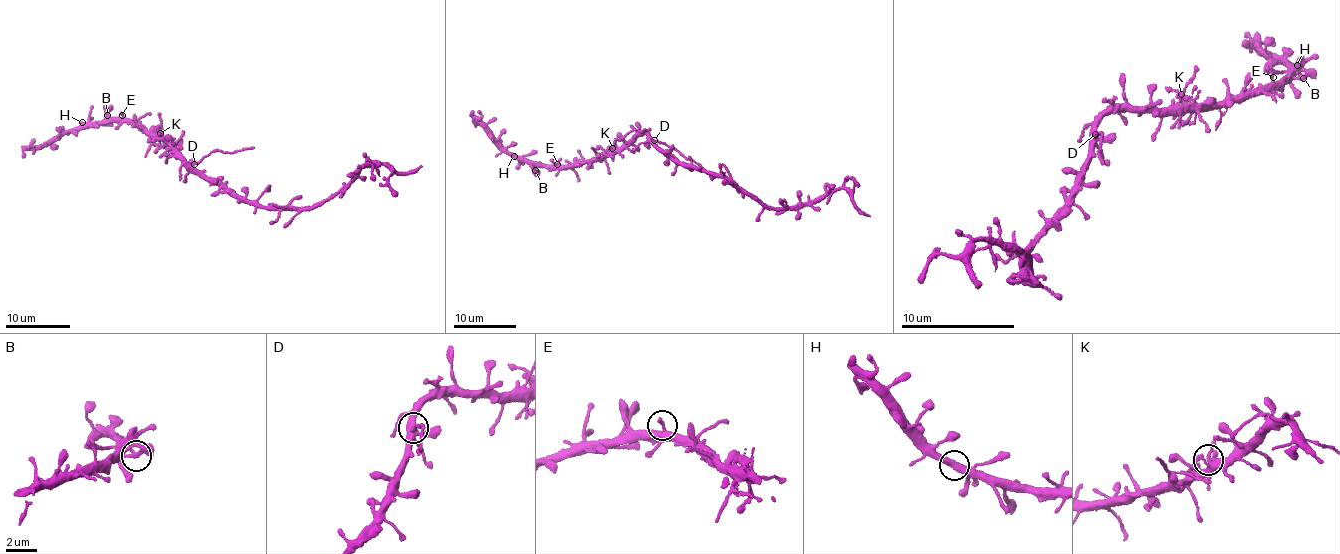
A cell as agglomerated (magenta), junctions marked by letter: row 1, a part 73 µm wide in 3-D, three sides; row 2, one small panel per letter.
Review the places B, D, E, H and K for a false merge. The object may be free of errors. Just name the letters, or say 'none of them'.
D

